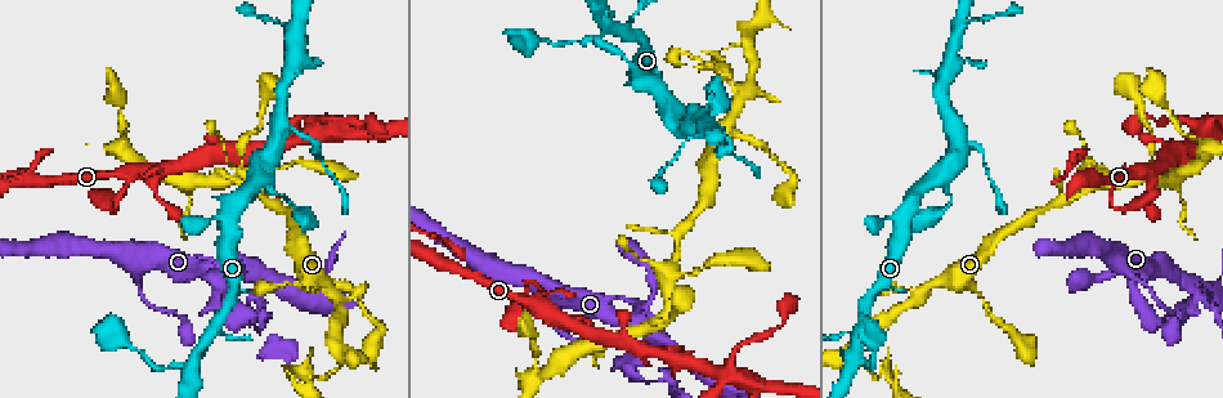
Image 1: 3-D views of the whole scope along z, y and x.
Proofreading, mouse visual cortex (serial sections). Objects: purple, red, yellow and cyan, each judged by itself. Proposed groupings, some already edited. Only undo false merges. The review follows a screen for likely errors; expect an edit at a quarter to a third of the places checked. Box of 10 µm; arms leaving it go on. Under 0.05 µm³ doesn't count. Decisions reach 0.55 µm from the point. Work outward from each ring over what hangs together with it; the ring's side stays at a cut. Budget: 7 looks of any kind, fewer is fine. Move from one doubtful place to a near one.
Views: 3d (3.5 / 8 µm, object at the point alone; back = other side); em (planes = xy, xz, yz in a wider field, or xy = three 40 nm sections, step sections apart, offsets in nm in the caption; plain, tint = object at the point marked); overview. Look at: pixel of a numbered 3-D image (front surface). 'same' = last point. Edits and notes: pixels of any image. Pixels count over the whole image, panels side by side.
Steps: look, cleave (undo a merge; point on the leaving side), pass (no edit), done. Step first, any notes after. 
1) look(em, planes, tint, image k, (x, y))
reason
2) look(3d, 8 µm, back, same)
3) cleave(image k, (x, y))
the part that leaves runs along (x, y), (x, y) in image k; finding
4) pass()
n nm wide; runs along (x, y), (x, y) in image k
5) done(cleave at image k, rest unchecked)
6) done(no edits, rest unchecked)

look(3d, 3.5 µm, image 1, (1113, 207))
abrupt turn

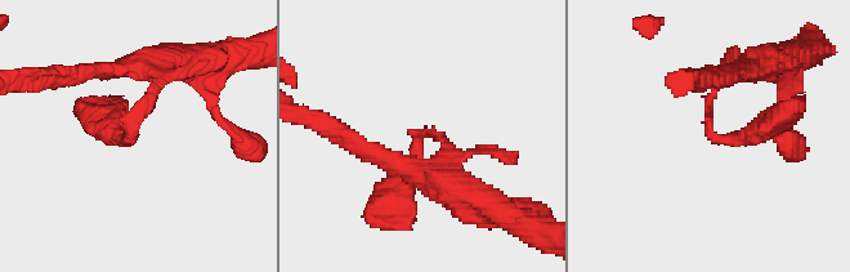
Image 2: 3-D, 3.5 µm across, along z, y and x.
look(em, xy, step 5, tint, image 2, (127, 139))
arms of 150, 350 nm

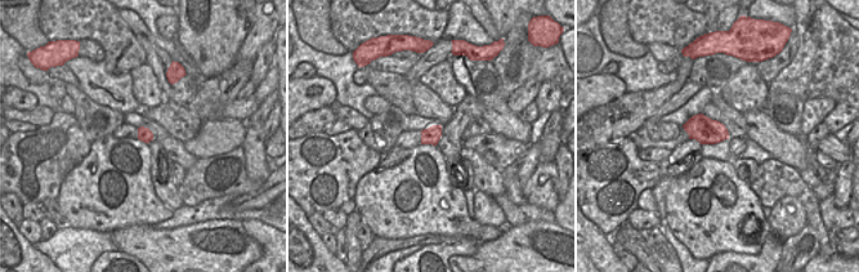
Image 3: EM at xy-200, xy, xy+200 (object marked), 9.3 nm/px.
pass()
160 nm wide; runs along (157, 74), (129, 137), (98, 112) in image 2; all the same cell

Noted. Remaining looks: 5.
look(3d, 3.5 µm, image 1, (1181, 312))
a narrow waist

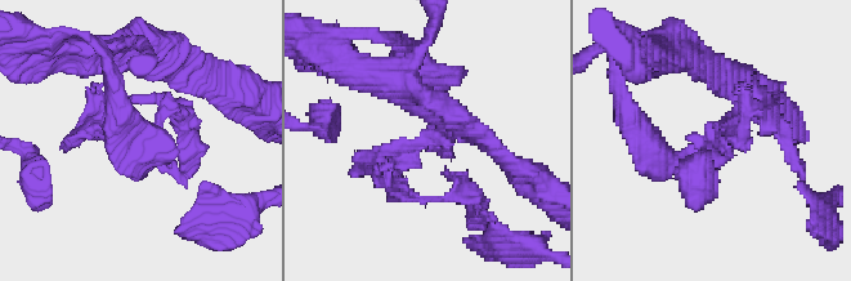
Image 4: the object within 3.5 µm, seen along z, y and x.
look(em, xy, step 1, tint, image 4, (714, 142))
need the tissue

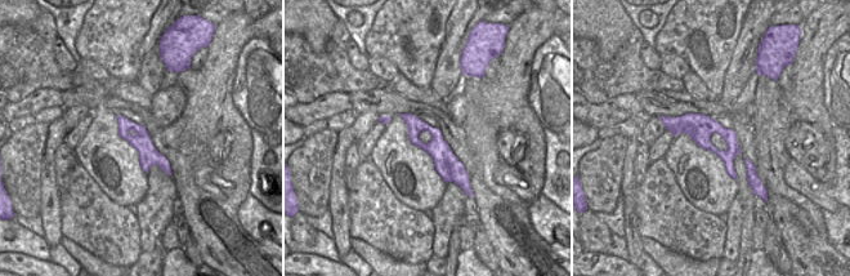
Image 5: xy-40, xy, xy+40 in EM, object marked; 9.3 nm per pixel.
pass()
runs along (646, 143), (689, 159), (762, 103) in image 4; continuous, no second cell

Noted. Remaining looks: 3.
look(3d, 8 µm, image 1, (668, 274))
three-way junction

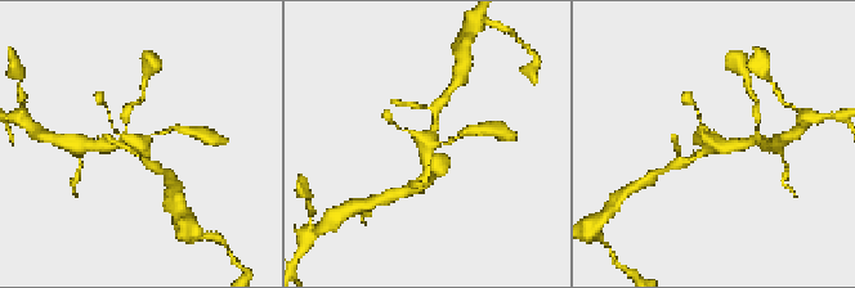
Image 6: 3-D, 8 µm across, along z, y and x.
look(3d, 3.5 µm, same)
closer look

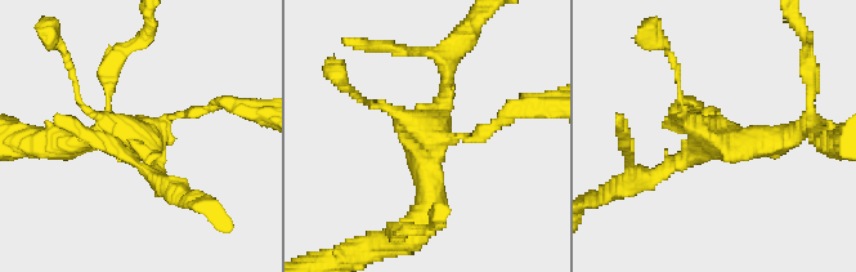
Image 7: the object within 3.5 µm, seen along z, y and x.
look(em, planes, tint, image 7, (144, 141))

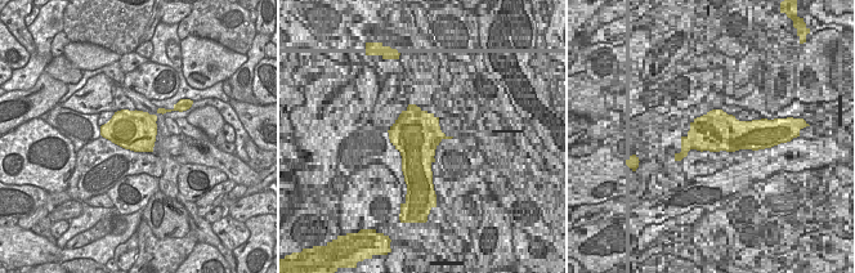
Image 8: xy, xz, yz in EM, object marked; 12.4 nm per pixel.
pass()
all the same cell

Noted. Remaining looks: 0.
done(no edits, rest unchecked)

